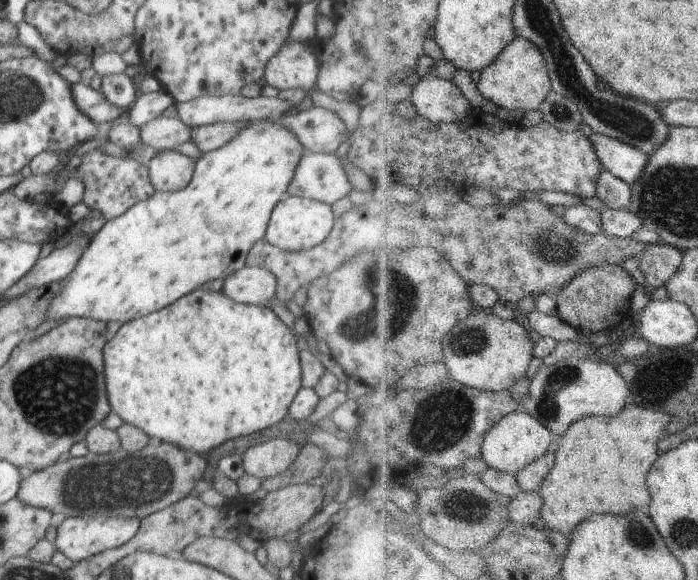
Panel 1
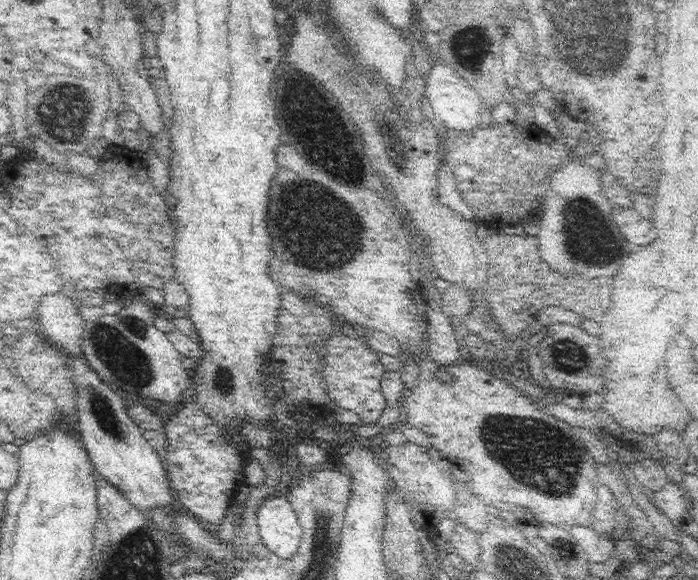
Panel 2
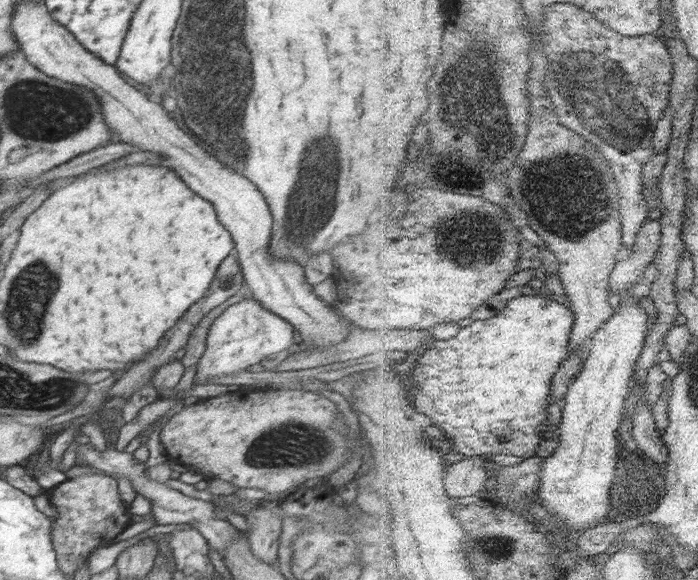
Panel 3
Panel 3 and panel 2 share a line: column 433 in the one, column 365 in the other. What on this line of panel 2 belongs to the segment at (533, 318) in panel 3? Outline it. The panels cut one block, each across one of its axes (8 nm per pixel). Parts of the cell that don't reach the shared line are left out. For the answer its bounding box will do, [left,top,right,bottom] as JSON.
[322,331,386,422]

